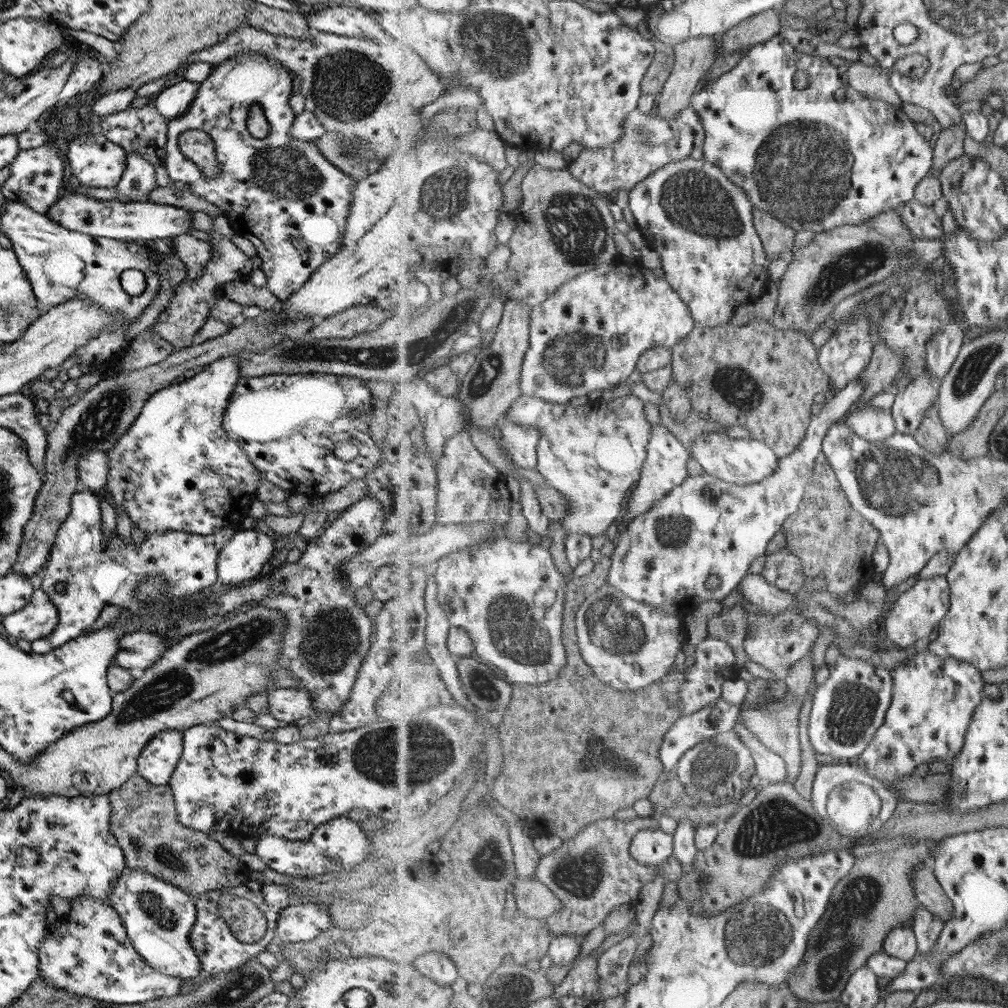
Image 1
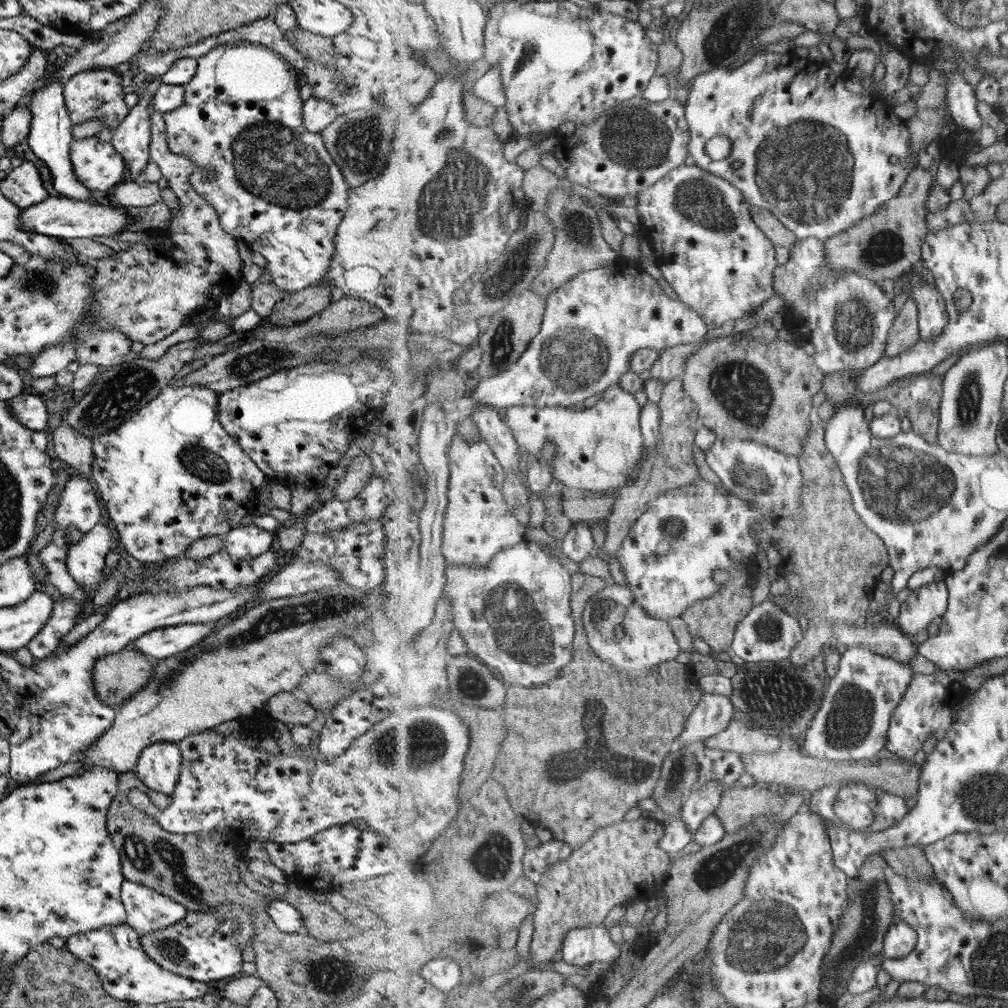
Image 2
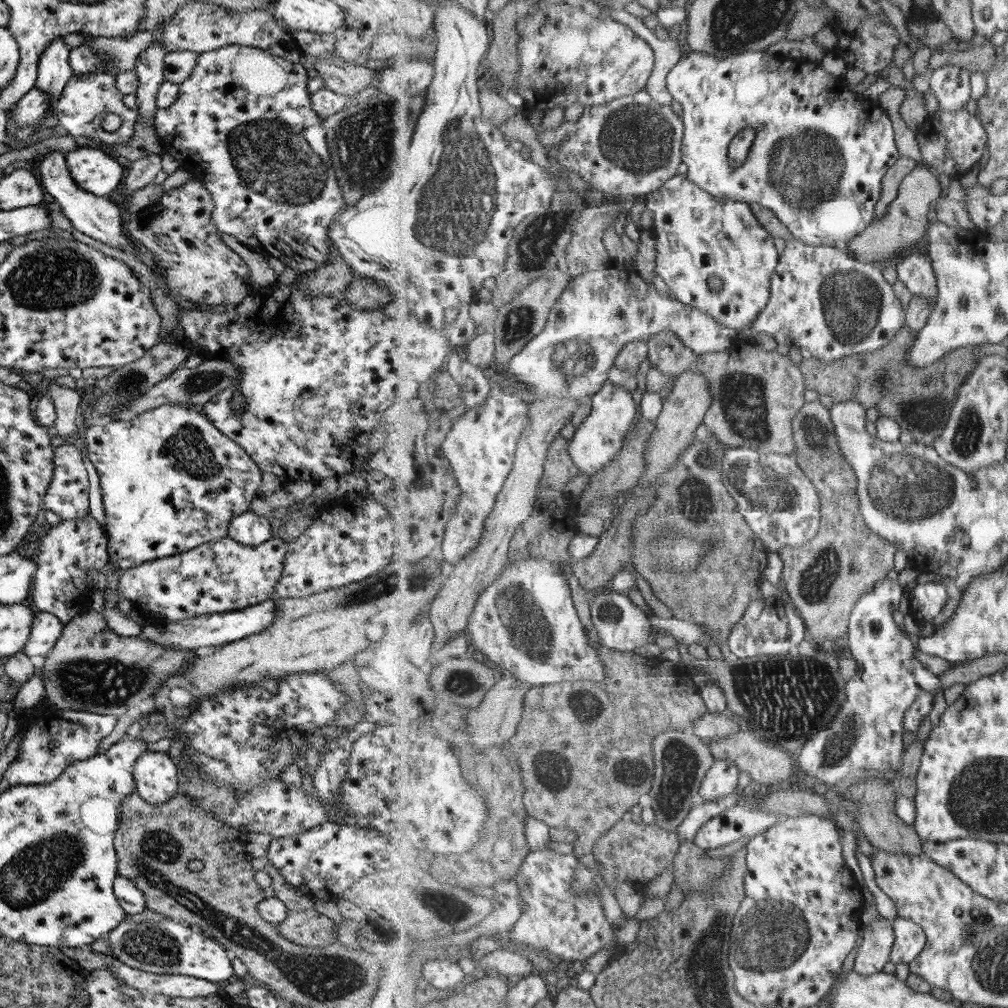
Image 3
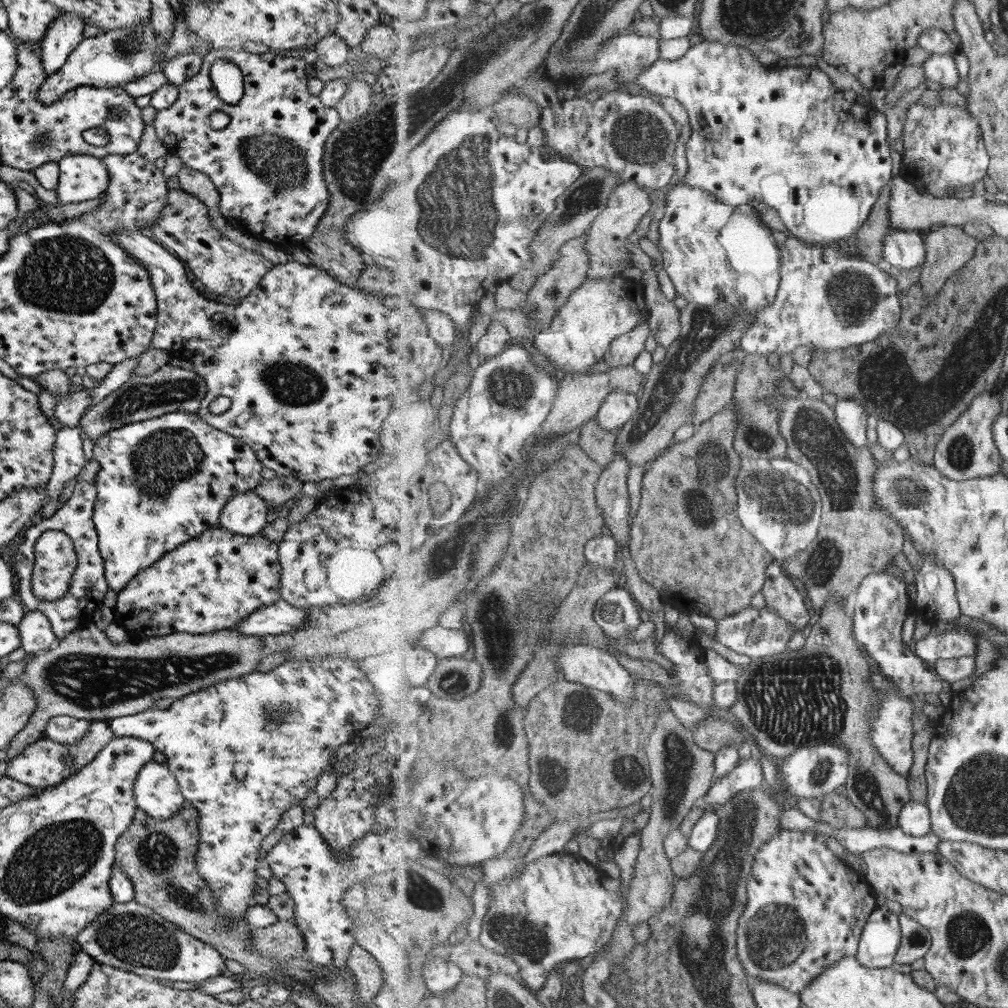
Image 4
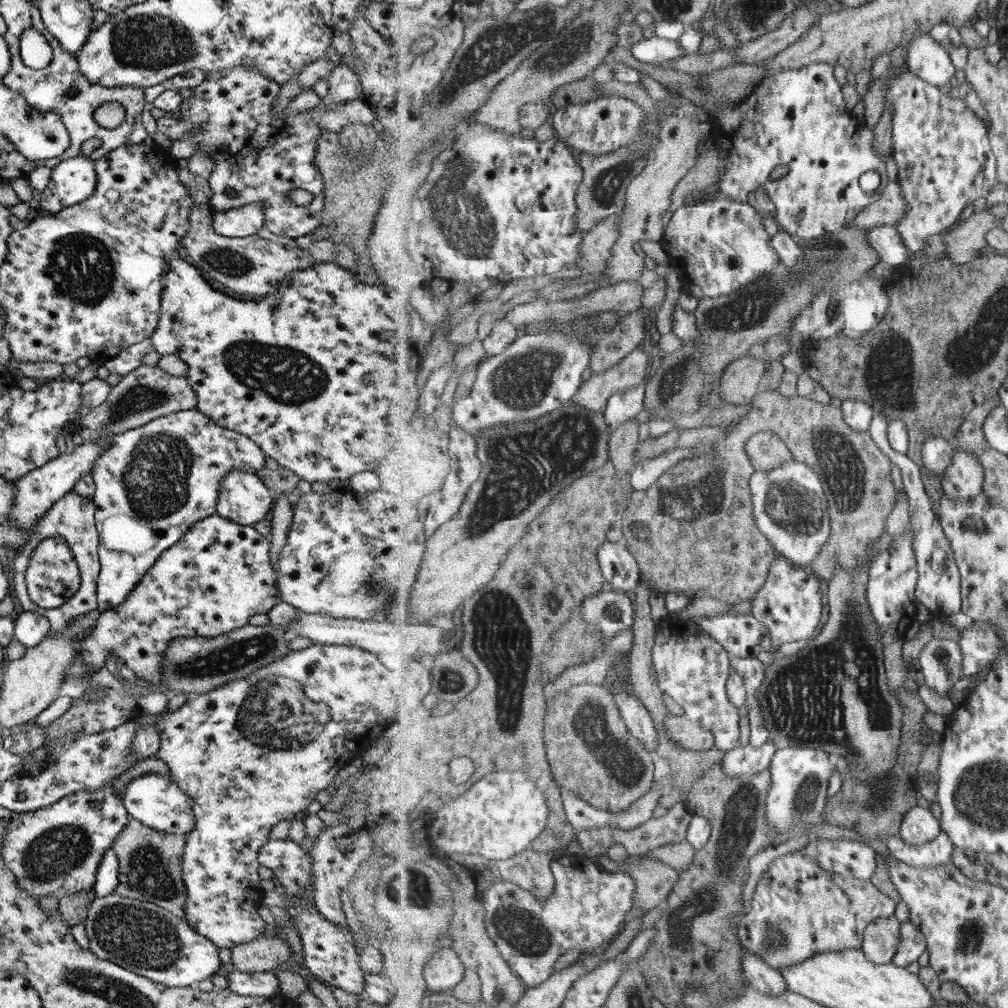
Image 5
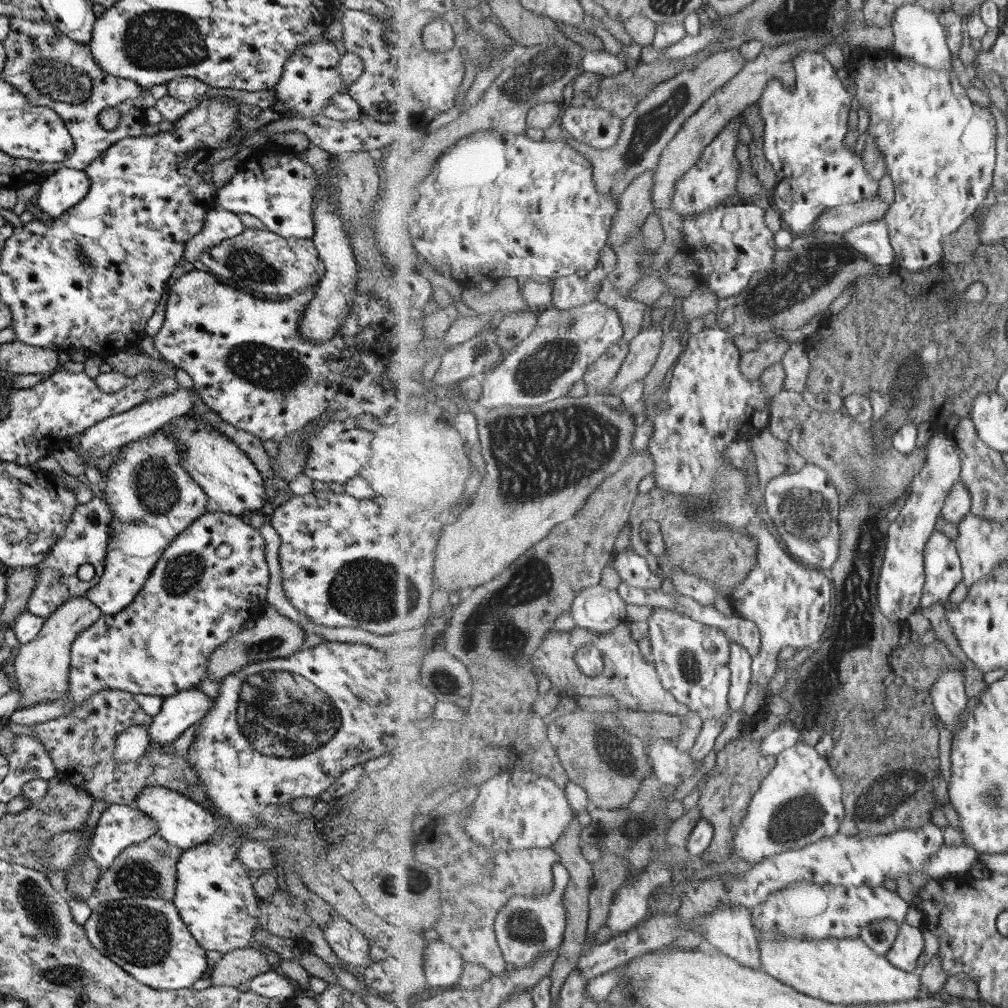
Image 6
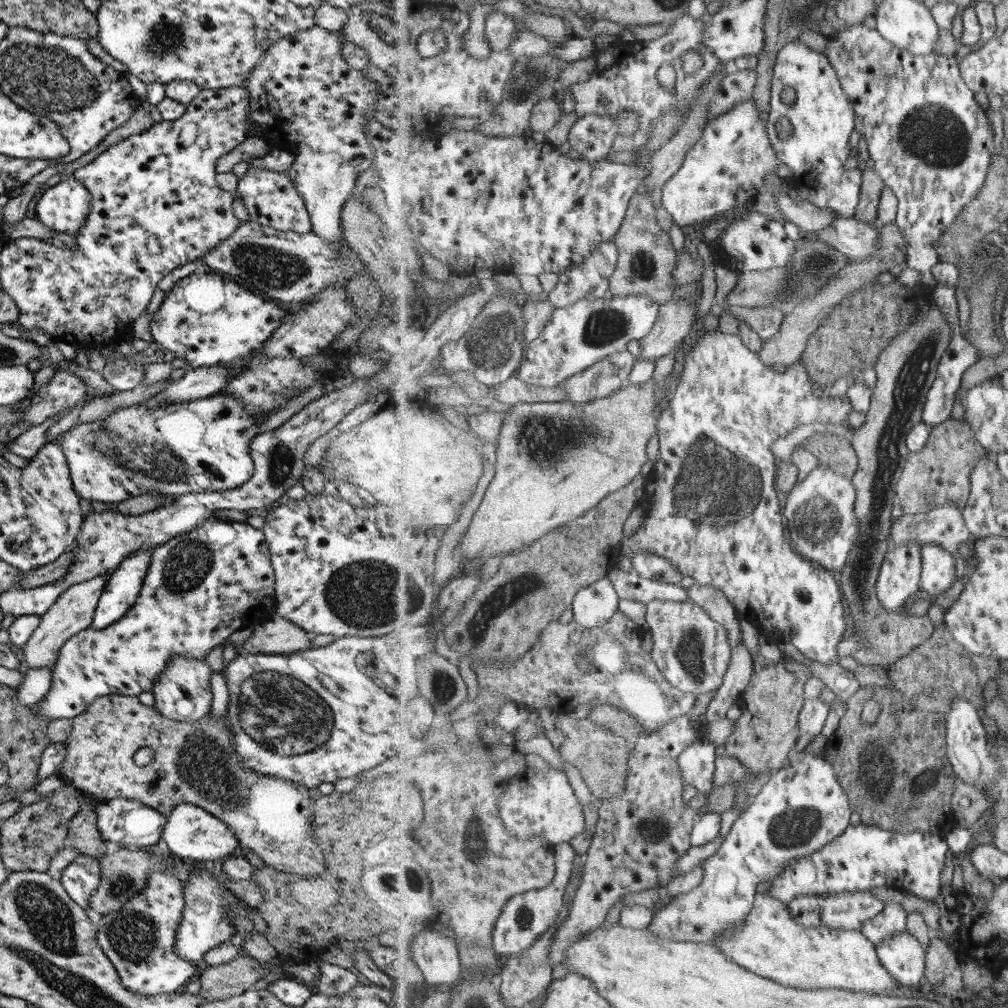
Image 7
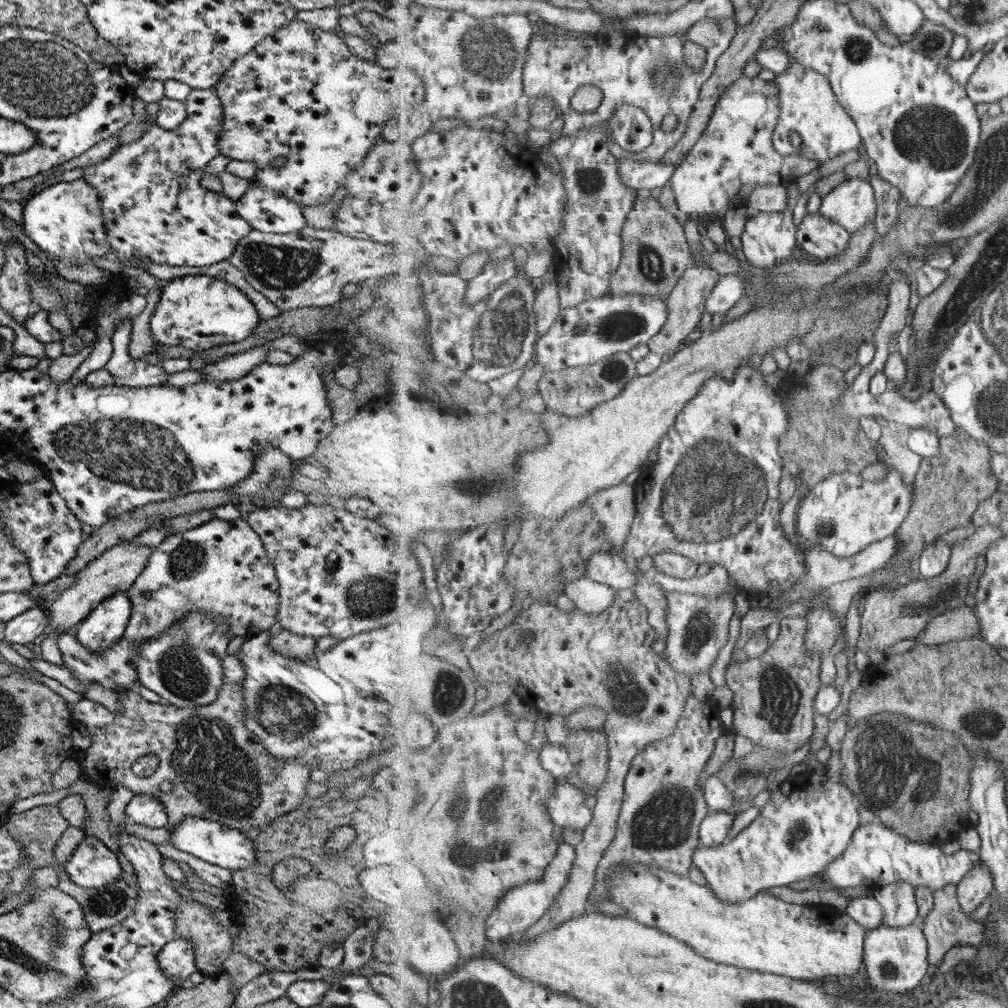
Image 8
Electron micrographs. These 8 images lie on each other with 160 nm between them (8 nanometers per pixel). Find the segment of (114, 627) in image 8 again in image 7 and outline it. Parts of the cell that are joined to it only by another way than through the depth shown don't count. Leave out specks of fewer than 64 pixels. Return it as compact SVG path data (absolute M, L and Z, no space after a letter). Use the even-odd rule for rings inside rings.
M140 548L137 552L131 552L111 571L88 628L105 628L129 610L140 591L152 550Z

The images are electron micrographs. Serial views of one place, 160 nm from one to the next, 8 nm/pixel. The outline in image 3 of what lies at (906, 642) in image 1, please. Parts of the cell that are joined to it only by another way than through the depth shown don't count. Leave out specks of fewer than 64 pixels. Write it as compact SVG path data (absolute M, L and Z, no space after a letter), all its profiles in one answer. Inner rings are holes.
M926 582L915 586L910 594L909 614L916 620L929 622L943 612L949 602L947 586L937 582Z

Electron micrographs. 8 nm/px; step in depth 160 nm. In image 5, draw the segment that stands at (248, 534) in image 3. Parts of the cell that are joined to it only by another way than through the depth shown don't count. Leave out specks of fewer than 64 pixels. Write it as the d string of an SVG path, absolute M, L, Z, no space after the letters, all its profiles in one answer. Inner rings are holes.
M227 472L220 480L216 513L235 524L253 526L272 507L274 496L263 484L264 474Z

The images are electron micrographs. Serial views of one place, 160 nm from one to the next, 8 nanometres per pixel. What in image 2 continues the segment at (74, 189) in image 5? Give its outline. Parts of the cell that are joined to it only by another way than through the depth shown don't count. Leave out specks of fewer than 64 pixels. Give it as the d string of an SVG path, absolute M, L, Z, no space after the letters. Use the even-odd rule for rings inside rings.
M106 137L72 140L68 148L71 170L88 190L104 192L126 180L126 166Z

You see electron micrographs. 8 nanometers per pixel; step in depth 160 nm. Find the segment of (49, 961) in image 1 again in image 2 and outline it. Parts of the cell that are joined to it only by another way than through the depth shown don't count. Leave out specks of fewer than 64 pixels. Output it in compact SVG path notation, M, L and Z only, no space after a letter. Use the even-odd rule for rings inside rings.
M123 923L109 928L95 928L65 941L66 952L89 964L99 977L102 989L120 1001L148 1005L169 1001L189 1000L209 992L210 985L169 972L155 964L139 947L135 931Z

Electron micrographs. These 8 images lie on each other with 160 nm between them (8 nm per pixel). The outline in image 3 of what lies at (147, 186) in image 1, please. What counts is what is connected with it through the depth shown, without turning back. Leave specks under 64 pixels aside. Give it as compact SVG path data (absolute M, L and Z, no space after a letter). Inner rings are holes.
M155 41L136 58L134 71L137 74L138 85L135 91L137 97L138 118L143 117L145 124L153 124L152 116L157 110L155 95L159 85L164 81L163 57L166 55L166 46Z

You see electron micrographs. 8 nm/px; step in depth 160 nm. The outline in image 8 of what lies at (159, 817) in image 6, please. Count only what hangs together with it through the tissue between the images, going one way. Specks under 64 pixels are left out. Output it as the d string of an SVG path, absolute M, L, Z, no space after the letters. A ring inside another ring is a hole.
M193 818L177 823L177 825L168 826L169 829L169 841L167 844L188 852L191 856L203 860L208 864L215 864L222 868L230 869L233 871L245 871L255 865L255 848L253 842L245 836L245 833L241 833L236 829L212 822L211 820L205 820L203 818Z

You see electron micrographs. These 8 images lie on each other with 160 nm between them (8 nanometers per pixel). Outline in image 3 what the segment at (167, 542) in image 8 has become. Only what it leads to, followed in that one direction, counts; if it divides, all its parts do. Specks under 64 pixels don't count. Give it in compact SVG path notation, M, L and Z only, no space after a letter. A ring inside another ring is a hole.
M225 535L188 551L125 569L117 577L116 592L120 598L127 598L131 609L150 614L151 626L163 626L200 614L239 611L275 594L274 584L279 580L287 548L288 543L277 537L246 547Z

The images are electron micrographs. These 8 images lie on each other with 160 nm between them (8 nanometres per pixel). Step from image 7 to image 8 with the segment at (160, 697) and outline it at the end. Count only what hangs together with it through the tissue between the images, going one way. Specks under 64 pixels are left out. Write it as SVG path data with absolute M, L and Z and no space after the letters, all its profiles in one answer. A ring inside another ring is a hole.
M185 613L172 627L141 643L132 654L137 688L154 692L163 703L177 708L213 702L224 683L220 664L233 637L234 634L223 623L215 627L214 622L203 613Z

